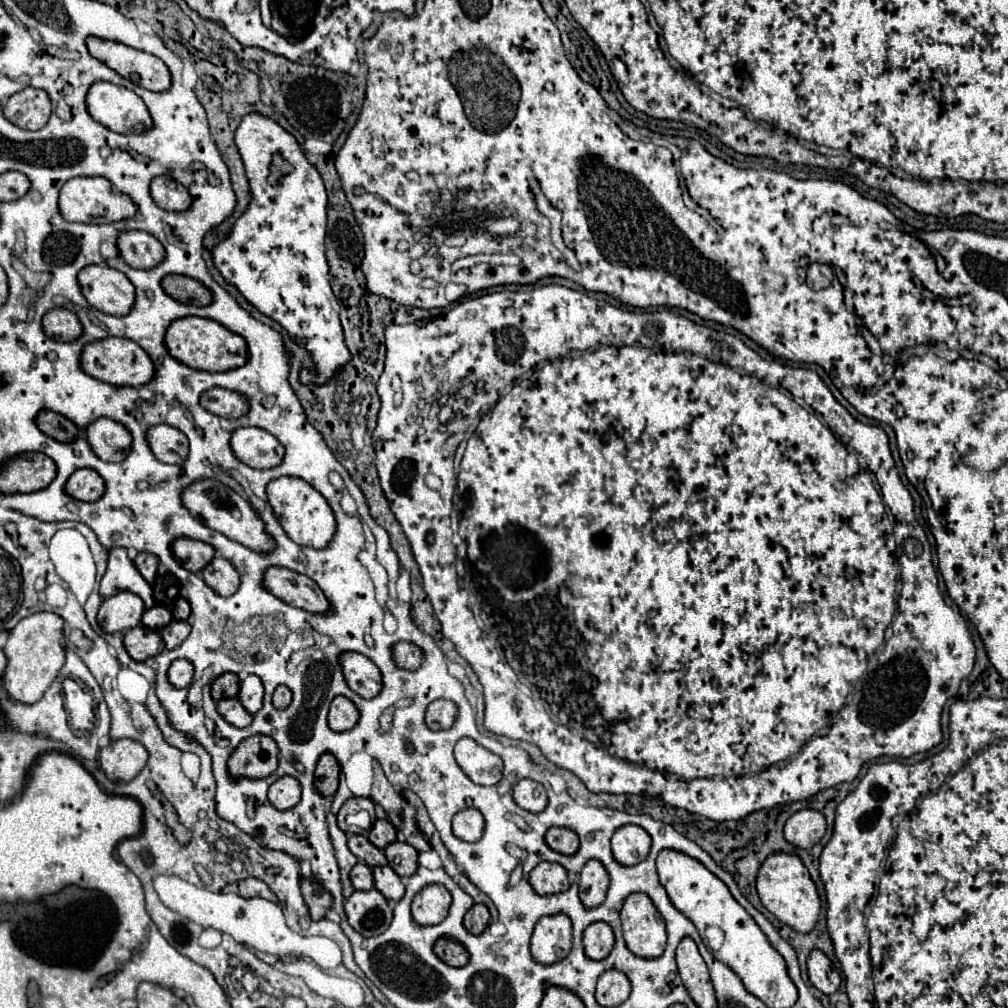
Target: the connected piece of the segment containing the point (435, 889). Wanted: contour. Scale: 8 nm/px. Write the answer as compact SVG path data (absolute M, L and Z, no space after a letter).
M429 884L413 898L413 920L423 926L439 924L451 906L449 890L443 884Z

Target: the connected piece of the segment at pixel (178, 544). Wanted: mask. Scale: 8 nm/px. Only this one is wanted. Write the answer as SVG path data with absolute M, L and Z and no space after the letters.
M191 538L175 540L173 552L175 552L175 558L181 562L181 566L187 568L189 572L203 570L215 558L215 548L211 544L191 540Z

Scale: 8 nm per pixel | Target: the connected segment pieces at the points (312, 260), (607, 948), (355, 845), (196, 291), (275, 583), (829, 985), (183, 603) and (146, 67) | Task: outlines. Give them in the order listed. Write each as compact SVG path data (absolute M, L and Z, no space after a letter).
M259 112L245 114L237 132L235 144L245 164L245 172L251 184L251 204L245 214L235 222L229 238L215 246L213 260L223 278L237 286L239 292L265 316L279 322L295 338L307 340L307 350L315 362L315 374L301 370L301 382L323 384L339 366L343 366L351 354L343 342L343 328L339 322L339 302L329 286L329 266L325 260L325 226L327 226L327 192L323 180L313 164L305 158L299 142L273 118Z
M593 922L583 932L585 954L589 958L593 958L593 960L605 958L611 952L613 944L615 944L613 930L611 930L611 926L607 922Z
M349 834L349 850L363 860L367 866L385 866L387 858L383 854L383 850L379 850L377 846L373 846L365 836L361 834Z
M165 276L163 278L163 290L173 296L175 300L191 306L207 306L213 302L213 292L205 288L199 280L193 280L189 276Z
M277 566L269 568L265 572L265 586L283 602L307 610L311 614L325 614L331 608L321 588L309 576L293 570Z
M817 948L811 950L807 960L807 972L809 972L811 984L819 988L823 994L833 994L841 984L839 972L833 968L831 960L825 956L823 950L817 950Z
M179 598L177 604L175 604L175 610L173 610L173 618L175 620L187 620L191 614L191 606L185 598Z
M89 38L91 56L97 56L123 78L147 88L151 92L167 92L171 88L171 72L165 62L153 54L129 48L119 42Z

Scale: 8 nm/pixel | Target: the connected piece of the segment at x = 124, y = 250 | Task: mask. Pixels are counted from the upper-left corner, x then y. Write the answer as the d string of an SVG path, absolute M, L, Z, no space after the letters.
M141 230L123 232L117 240L117 248L121 252L121 258L131 268L149 270L161 264L161 260L165 258L163 244L149 232L141 232Z

